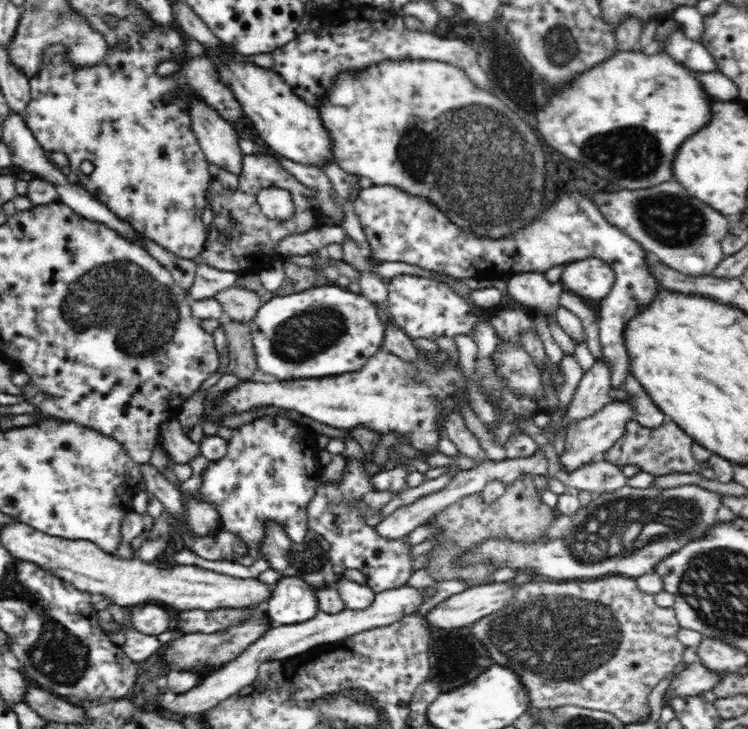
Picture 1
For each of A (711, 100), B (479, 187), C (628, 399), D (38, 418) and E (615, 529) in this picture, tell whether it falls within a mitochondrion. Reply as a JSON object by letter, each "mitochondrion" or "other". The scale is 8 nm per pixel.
{"A":"other","B":"mitochondrion","C":"other","D":"other","E":"mitochondrion"}

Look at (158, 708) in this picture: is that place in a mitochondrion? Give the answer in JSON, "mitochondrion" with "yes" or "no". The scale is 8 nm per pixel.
{"mitochondrion":"no"}

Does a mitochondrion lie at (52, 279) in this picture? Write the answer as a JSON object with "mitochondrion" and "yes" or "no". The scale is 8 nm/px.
{"mitochondrion":"no"}

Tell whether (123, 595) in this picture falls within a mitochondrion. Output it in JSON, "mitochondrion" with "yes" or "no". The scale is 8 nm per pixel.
{"mitochondrion":"no"}

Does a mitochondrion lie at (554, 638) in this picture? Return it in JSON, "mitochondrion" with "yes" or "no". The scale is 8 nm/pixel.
{"mitochondrion":"yes"}

